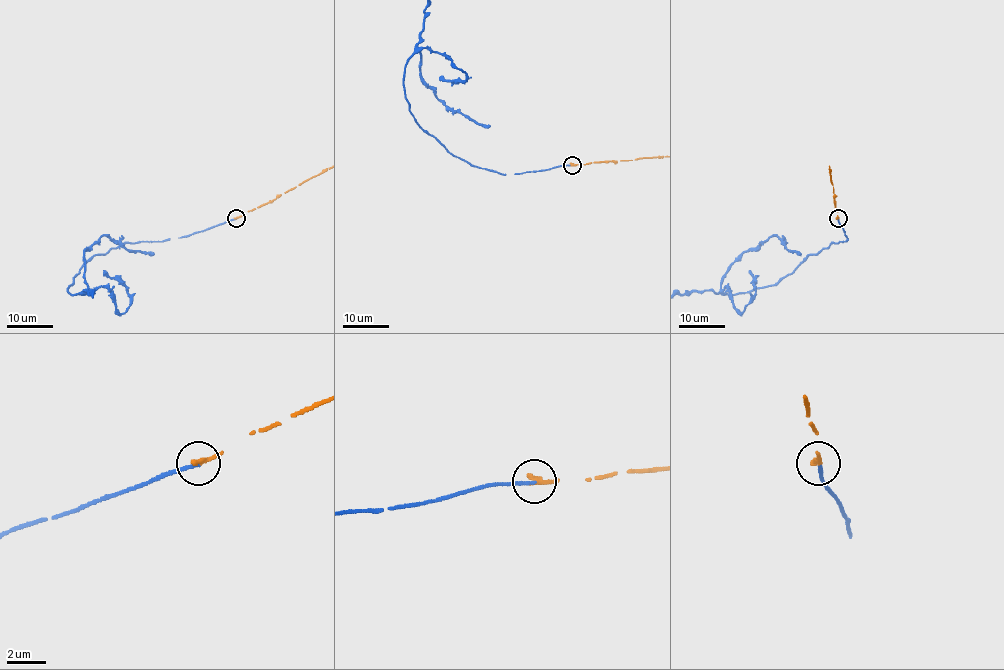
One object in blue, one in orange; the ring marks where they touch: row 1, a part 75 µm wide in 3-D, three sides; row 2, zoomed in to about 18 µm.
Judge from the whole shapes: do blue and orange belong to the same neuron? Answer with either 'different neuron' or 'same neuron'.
same neuron

